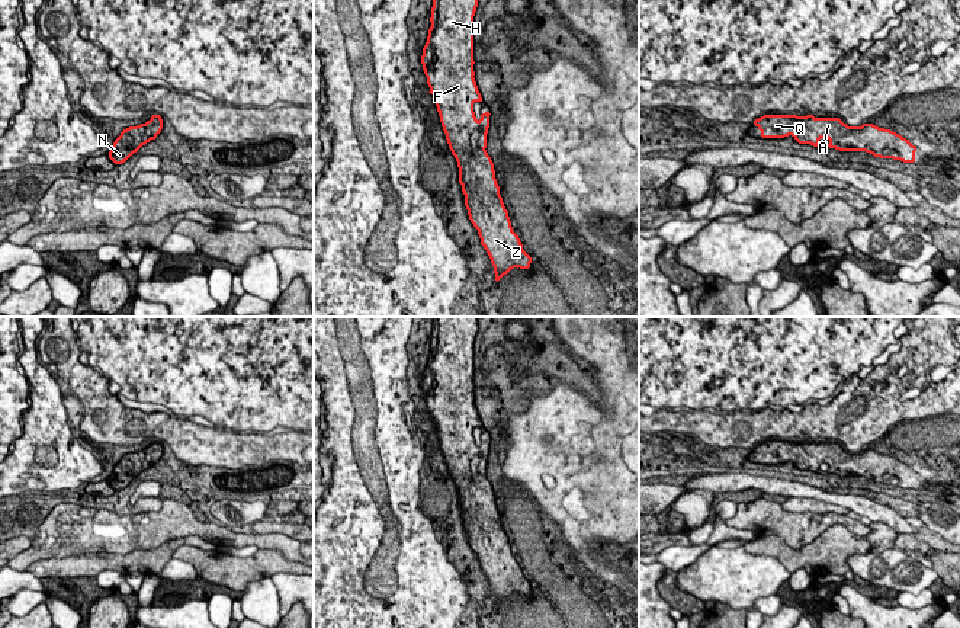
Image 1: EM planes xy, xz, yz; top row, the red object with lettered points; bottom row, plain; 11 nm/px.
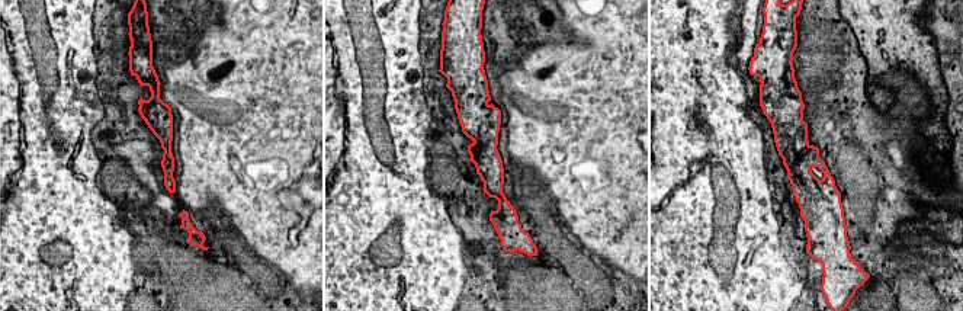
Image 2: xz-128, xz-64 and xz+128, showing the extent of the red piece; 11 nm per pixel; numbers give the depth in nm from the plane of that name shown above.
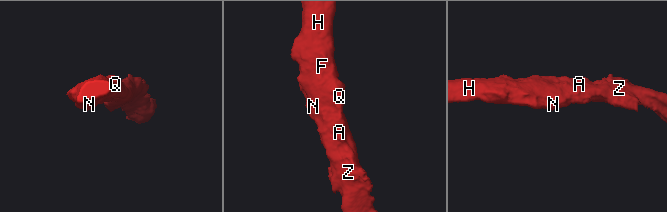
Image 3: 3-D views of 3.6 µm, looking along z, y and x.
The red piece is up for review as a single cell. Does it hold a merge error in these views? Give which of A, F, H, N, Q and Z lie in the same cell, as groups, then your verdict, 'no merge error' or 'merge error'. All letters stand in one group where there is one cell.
groups A F H N Q Z; no merge error

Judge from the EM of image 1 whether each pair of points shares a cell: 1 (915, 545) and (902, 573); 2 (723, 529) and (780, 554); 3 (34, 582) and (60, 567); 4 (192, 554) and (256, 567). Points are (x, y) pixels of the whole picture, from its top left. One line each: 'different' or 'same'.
1: different
2: different
3: different
4: same

